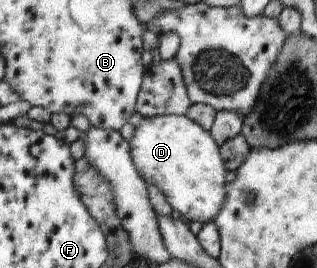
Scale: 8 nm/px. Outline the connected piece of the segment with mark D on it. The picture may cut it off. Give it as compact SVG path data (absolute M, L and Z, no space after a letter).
M185 115L143 117L134 128L133 138L129 143L130 155L138 173L147 181L147 185L153 183L159 188L169 206L179 212L181 220L188 224L196 220L205 224L217 218L226 196L229 195L229 184L225 182L227 170L221 158L220 146L213 140L210 131L203 130Z

